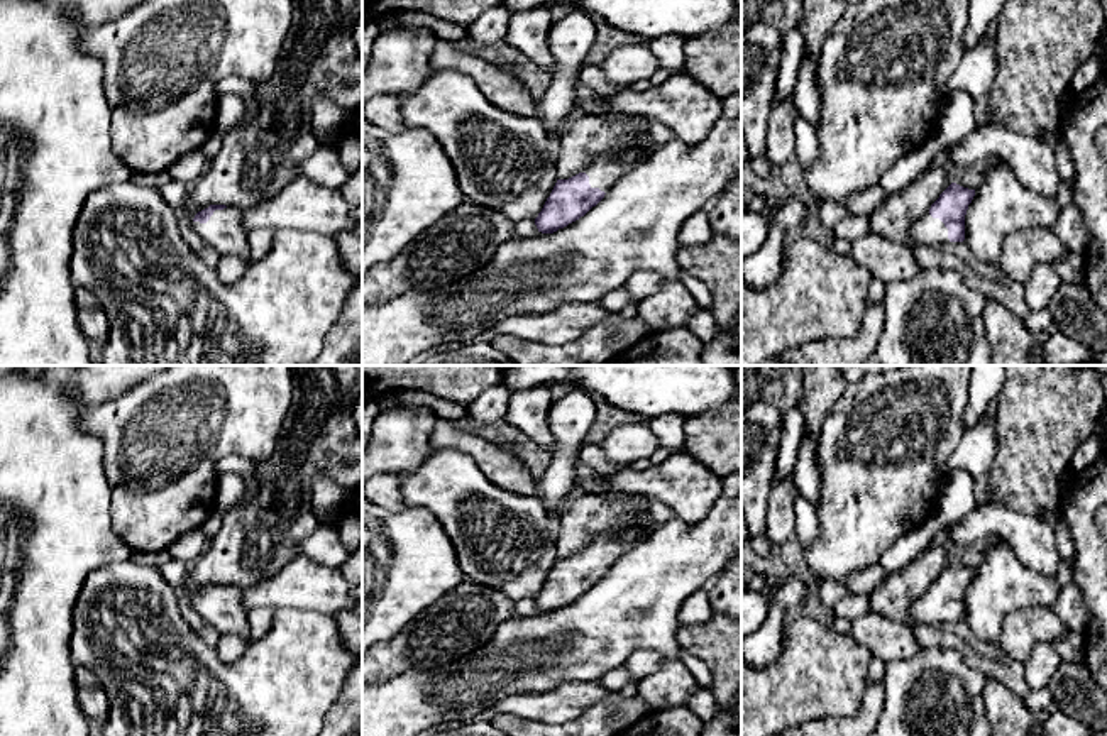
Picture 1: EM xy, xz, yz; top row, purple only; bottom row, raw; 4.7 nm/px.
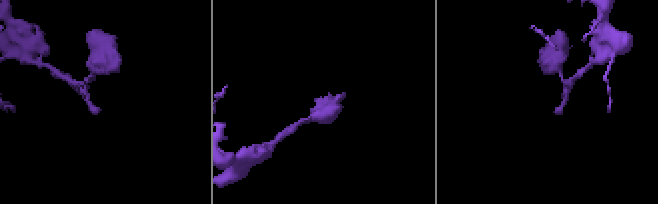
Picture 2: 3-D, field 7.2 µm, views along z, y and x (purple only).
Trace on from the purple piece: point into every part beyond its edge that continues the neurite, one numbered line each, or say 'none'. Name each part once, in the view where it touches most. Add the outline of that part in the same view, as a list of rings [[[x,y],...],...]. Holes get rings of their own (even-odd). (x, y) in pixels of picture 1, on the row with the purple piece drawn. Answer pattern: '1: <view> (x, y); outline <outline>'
1: xy (224, 232); outline [[[232,206],[215,210],[207,223],[193,222],[193,230],[220,255],[230,254],[252,262],[242,211]]]

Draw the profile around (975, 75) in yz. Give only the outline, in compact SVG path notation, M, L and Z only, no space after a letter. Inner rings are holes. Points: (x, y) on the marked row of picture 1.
M983 36L972 51L965 52L956 71L941 86L943 91L965 90L972 96L978 127L990 120L989 95L995 80L995 68L995 46Z

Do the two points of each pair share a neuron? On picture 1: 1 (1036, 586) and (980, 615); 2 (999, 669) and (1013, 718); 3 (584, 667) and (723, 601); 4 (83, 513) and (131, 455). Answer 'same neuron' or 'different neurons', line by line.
1: same neuron
2: different neurons
3: different neurons
4: different neurons

